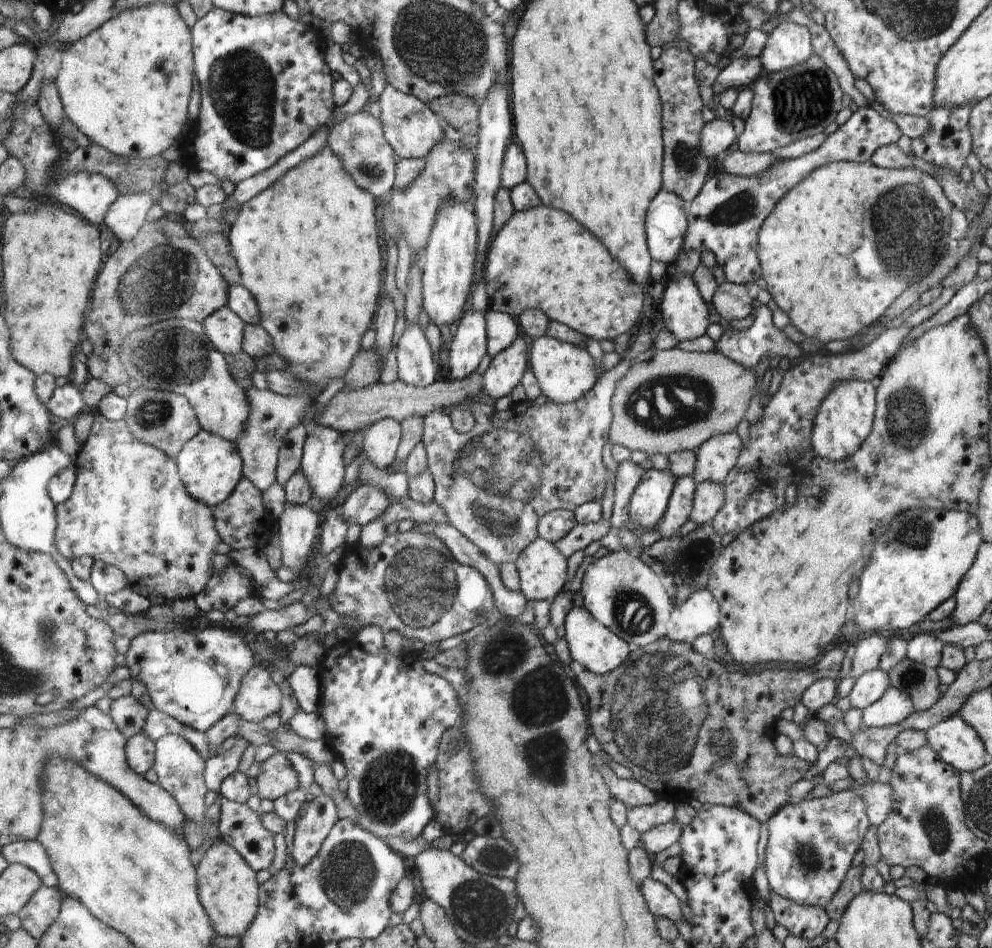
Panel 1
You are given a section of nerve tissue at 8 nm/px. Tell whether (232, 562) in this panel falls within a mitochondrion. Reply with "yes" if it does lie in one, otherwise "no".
no

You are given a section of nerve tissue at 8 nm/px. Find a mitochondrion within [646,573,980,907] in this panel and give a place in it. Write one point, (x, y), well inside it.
(939, 835)

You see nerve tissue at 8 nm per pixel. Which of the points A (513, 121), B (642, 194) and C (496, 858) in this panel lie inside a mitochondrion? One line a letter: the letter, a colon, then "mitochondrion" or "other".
A: other
B: other
C: mitochondrion

